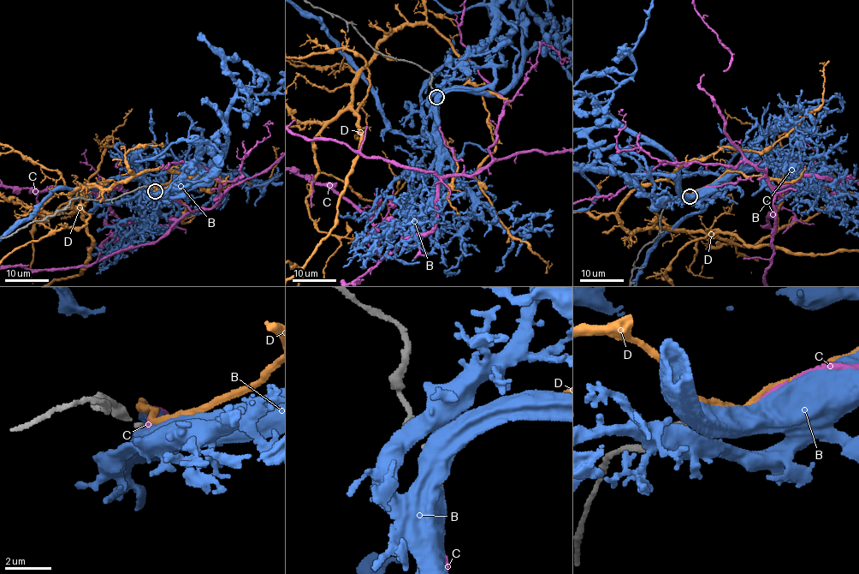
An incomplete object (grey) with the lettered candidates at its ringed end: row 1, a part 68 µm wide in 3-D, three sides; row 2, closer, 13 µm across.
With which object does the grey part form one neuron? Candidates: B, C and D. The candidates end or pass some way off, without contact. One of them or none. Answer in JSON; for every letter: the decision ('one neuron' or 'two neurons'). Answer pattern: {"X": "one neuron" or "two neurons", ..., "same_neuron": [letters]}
{"B": "two neurons", "C": "one neuron", "D": "two neurons", "same_neuron": ["C"]}

